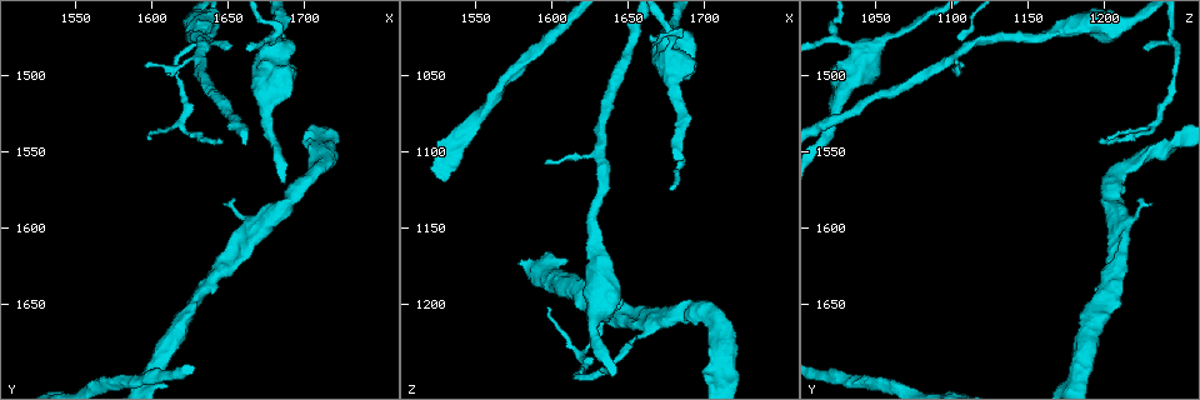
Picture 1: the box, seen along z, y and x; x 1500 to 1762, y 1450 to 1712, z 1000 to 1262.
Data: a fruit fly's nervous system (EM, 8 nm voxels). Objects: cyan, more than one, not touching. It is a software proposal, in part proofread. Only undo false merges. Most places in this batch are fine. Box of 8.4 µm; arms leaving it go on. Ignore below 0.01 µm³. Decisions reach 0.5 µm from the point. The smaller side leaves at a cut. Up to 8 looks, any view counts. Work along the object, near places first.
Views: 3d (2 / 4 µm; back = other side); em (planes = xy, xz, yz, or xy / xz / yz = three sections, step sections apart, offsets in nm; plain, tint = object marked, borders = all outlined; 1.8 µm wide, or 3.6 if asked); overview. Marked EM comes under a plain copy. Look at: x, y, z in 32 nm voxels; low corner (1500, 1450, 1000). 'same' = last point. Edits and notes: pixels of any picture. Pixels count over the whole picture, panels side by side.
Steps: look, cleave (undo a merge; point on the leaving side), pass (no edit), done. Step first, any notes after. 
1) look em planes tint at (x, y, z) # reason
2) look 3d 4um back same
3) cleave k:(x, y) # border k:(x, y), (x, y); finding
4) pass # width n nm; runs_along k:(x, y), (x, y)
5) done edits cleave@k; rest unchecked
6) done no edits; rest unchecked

look em xz step 8 tint at (1632, 1466, 1176) # calibre changes

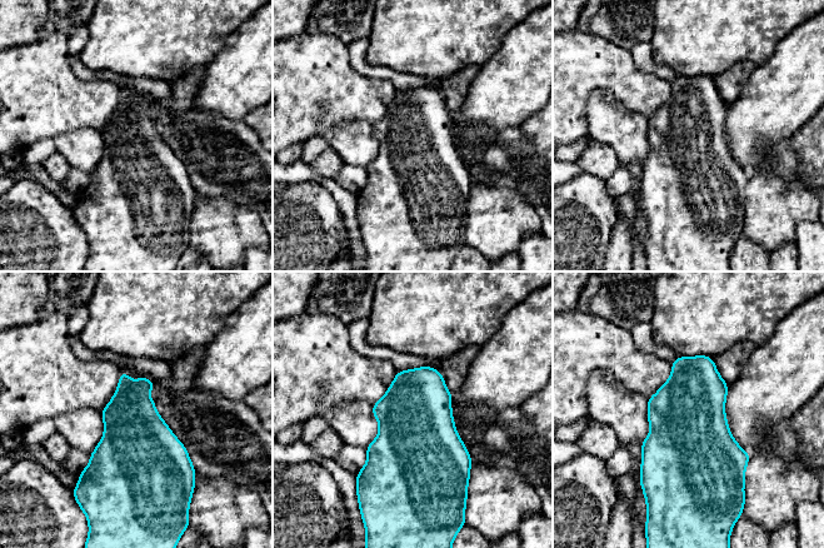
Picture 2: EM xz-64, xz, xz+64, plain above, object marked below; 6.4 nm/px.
look em planes tint same

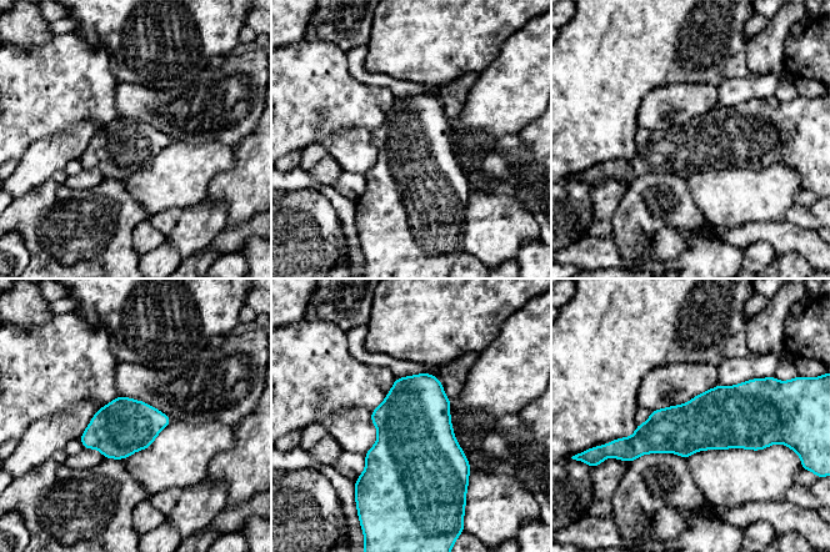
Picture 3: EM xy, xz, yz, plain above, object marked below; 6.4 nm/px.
pass # one neuron here

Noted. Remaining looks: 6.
look em xz step 16 tint at (1618, 1534, 1232) # abrupt turn

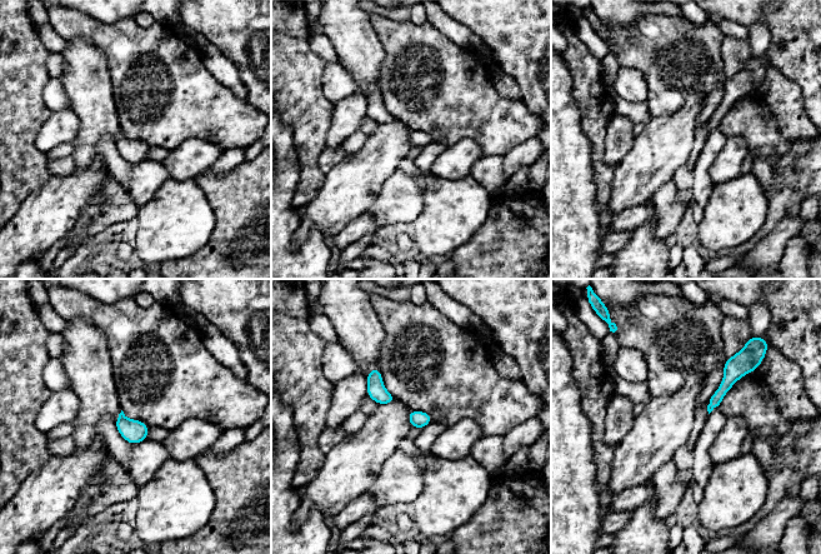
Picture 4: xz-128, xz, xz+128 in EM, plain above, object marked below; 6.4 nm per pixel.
pass # runs_along 4:(732, 360), (732, 374), (711, 405); all the same neuron

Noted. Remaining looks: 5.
look 3d 2um back at (1668, 1602, 1210) # branch point

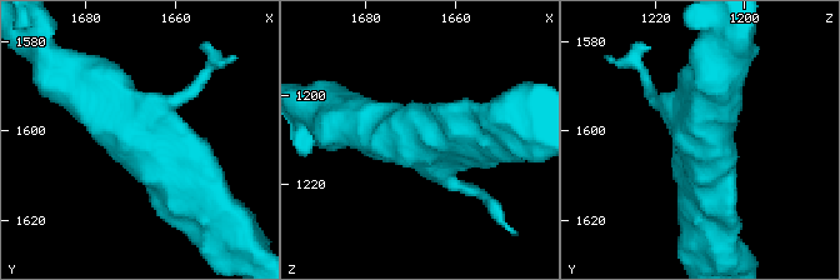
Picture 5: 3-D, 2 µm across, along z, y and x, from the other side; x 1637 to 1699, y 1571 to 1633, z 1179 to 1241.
look em 3.6um yz step 16 borders at (1669, 1602, 1209) # now the EM

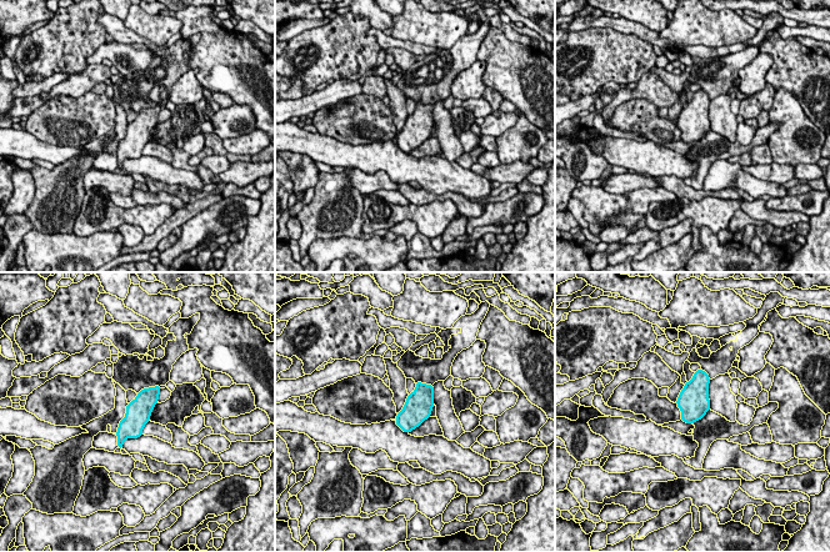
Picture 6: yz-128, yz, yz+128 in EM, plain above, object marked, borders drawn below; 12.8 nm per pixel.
pass # width 320 nm; all the same neuron

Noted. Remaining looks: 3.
done no edits; rest unchecked

